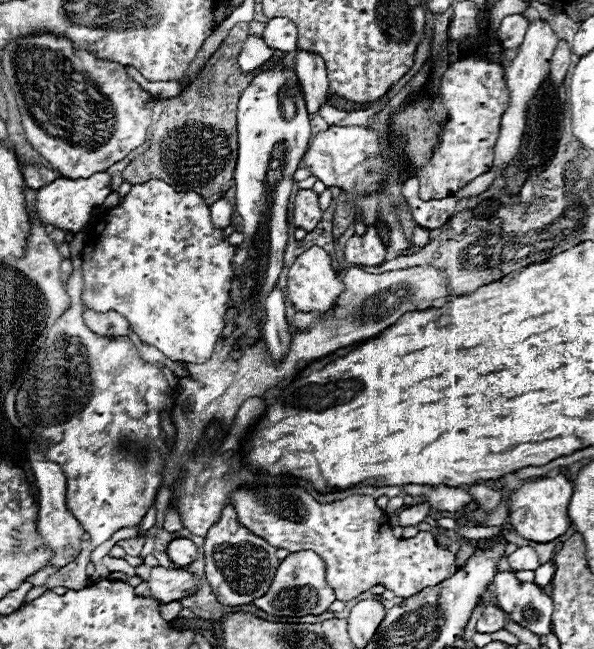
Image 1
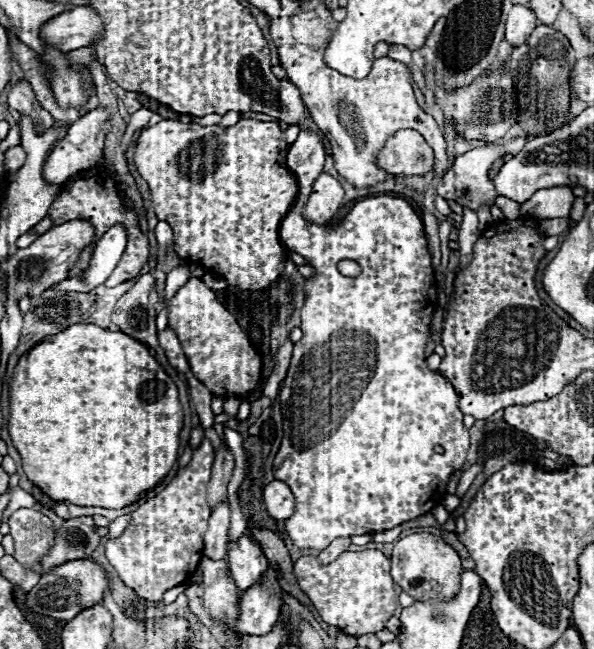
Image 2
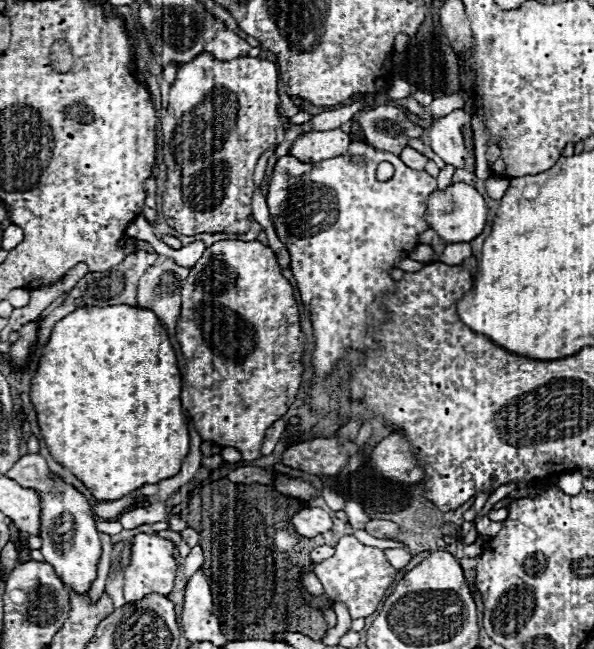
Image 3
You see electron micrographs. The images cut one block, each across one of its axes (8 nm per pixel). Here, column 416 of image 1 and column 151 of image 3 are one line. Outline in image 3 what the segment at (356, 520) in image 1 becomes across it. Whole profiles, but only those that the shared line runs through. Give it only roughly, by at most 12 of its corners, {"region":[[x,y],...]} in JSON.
{"region":[[136,534],[124,570],[124,598],[174,588],[174,544]]}

